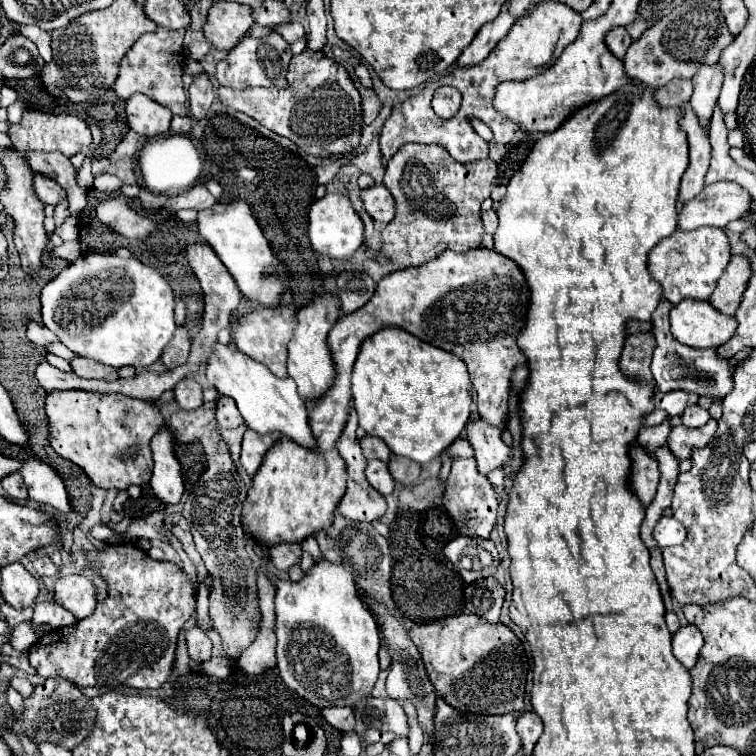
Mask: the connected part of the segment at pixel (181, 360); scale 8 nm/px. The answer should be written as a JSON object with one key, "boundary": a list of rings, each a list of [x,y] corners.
{"boundary":[[[178,327],[170,343],[164,347],[162,361],[168,369],[176,369],[188,361],[190,355],[190,333],[186,327]]]}

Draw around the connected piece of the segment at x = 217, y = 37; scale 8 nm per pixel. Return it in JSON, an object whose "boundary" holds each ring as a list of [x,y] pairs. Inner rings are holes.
{"boundary":[[[216,1],[208,9],[208,19],[204,25],[204,37],[218,51],[230,51],[250,29],[252,11],[248,5]]]}

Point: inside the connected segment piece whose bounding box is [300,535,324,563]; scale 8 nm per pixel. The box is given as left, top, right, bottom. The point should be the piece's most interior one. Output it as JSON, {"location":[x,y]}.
{"location":[310,545]}

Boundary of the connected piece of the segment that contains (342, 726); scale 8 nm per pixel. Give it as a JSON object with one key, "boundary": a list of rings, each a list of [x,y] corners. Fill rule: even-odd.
{"boundary":[[[330,707],[330,709],[318,709],[318,713],[328,721],[332,727],[336,727],[342,733],[354,731],[354,713],[350,707]]]}

